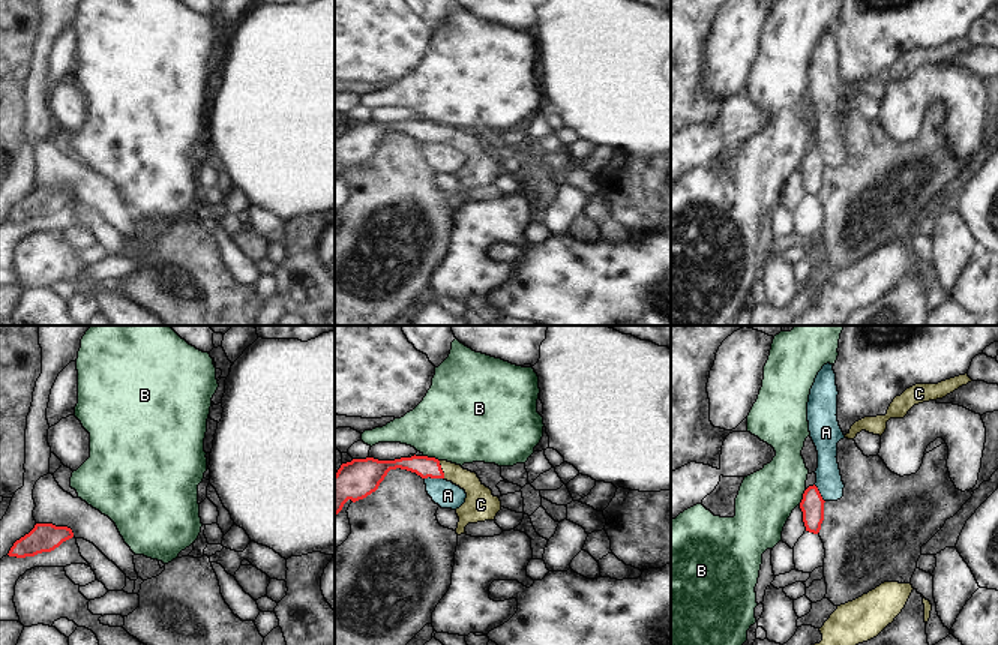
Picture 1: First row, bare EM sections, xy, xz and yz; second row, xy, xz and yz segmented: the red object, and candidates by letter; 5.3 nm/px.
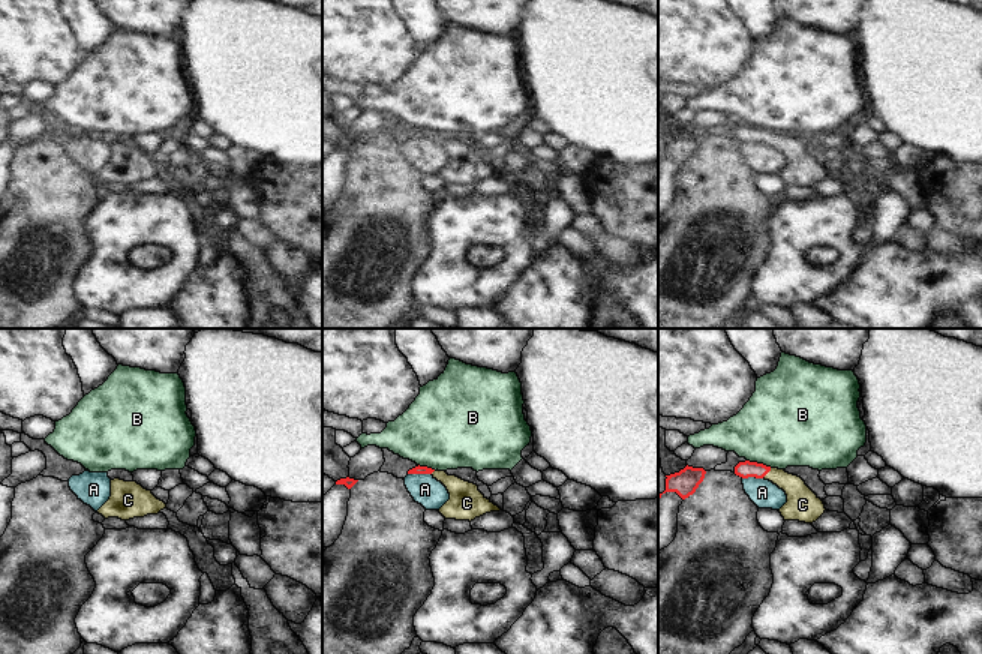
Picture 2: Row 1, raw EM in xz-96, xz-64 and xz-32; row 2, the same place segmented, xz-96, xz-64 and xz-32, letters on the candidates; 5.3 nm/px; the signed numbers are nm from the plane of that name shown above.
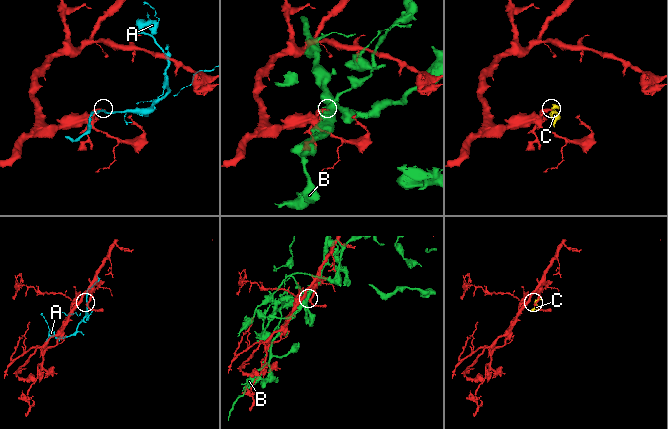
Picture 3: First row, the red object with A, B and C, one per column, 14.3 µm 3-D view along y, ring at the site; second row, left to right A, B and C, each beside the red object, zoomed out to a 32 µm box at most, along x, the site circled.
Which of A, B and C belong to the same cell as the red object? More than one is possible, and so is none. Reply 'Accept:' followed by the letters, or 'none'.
Accept: C

